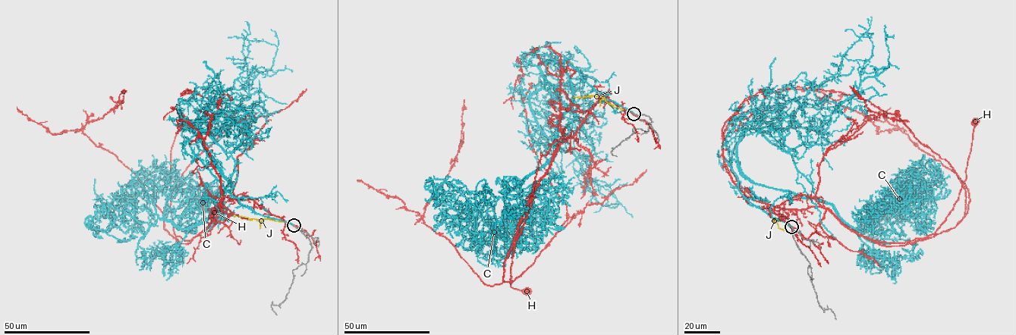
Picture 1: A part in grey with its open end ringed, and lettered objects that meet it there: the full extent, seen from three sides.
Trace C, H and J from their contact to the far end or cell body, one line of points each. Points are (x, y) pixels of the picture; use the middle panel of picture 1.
C: (633, 114), (552, 53), (572, 97), (551, 157), (502, 197), (484, 191), (476, 205), (444, 180), (428, 185)
H: (633, 114), (603, 95), (577, 131), (560, 145), (533, 192), (514, 246), (511, 286), (526, 289)
J: (634, 114), (613, 107), (599, 95), (573, 97)

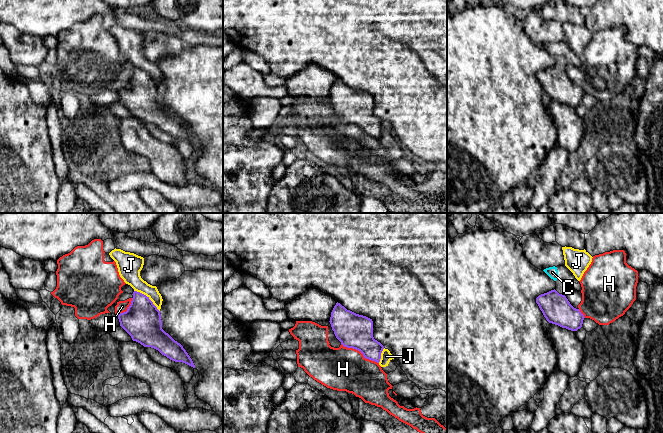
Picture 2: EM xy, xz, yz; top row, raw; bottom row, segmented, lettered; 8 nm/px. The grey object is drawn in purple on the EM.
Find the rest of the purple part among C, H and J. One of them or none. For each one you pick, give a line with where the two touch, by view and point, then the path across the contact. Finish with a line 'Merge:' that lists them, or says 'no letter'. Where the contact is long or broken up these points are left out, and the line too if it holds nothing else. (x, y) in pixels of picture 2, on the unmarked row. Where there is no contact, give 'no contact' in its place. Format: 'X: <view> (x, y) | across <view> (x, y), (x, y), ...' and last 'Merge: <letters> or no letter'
C: no contact
Merge: C

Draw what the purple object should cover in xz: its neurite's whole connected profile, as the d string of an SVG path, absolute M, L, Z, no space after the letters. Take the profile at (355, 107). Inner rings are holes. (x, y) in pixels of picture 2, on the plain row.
M337 78L329 98L344 123L356 125L364 134L380 138L384 122L373 113L372 95L347 86Z

